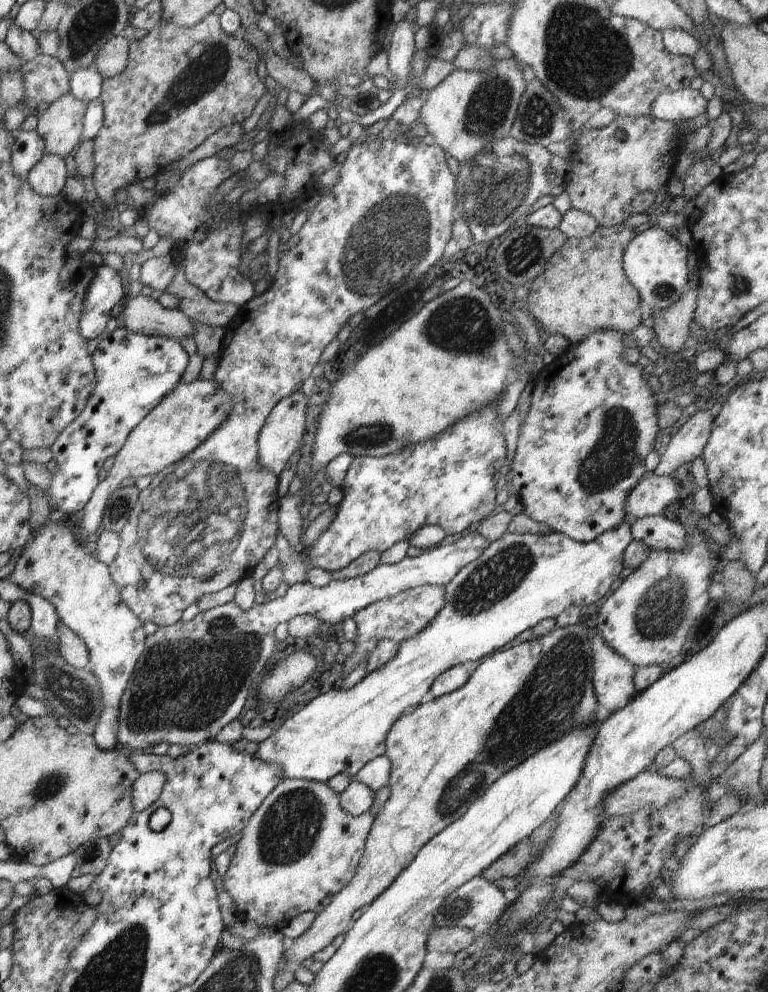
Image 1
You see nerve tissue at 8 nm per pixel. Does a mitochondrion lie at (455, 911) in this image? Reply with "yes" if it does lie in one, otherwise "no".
yes

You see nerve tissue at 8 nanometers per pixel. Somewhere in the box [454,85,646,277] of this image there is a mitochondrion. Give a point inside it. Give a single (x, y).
(495, 188)

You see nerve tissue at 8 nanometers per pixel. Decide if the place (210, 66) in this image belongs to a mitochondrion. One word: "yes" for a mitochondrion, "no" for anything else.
yes

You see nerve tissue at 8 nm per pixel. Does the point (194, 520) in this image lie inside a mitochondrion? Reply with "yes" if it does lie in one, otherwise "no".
yes

